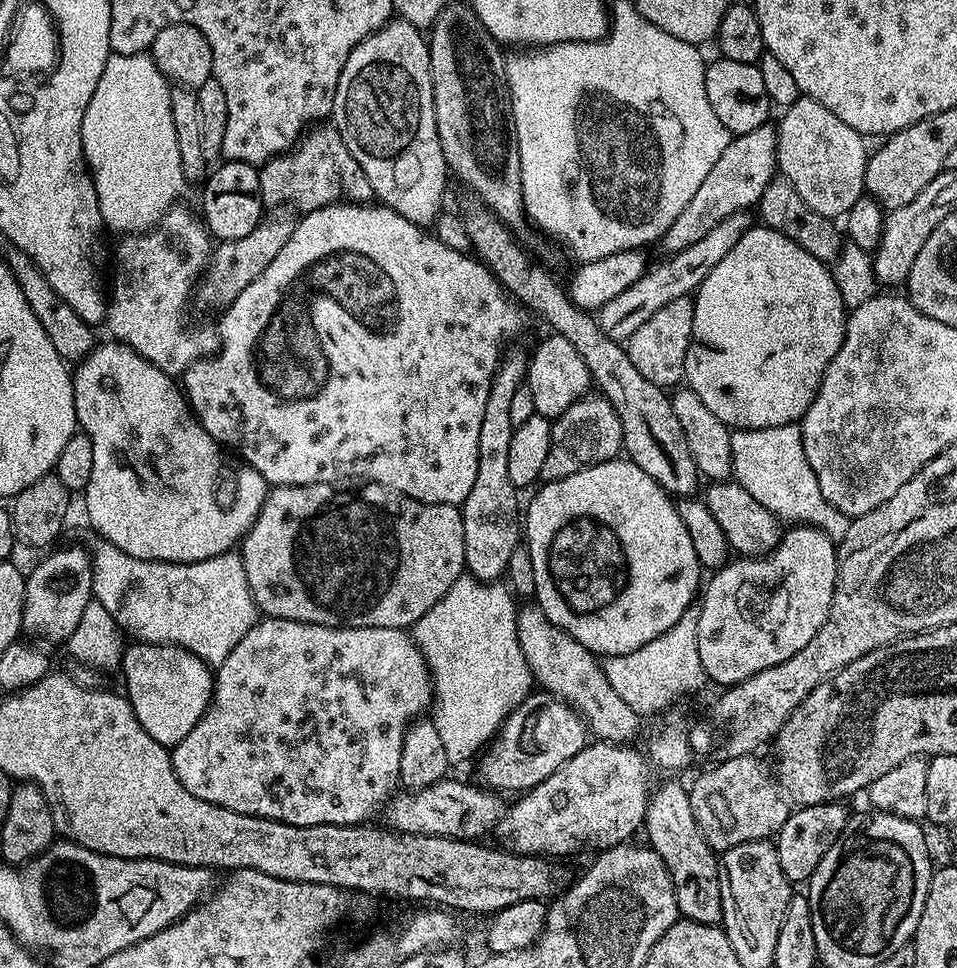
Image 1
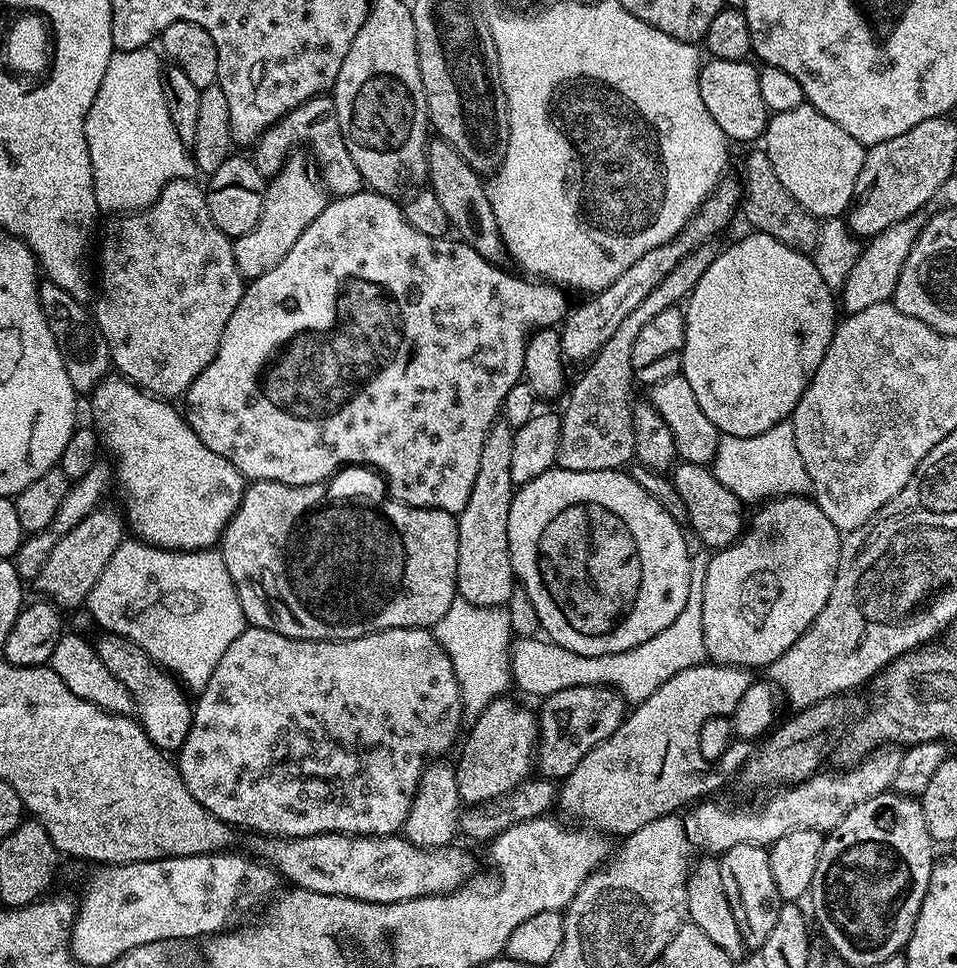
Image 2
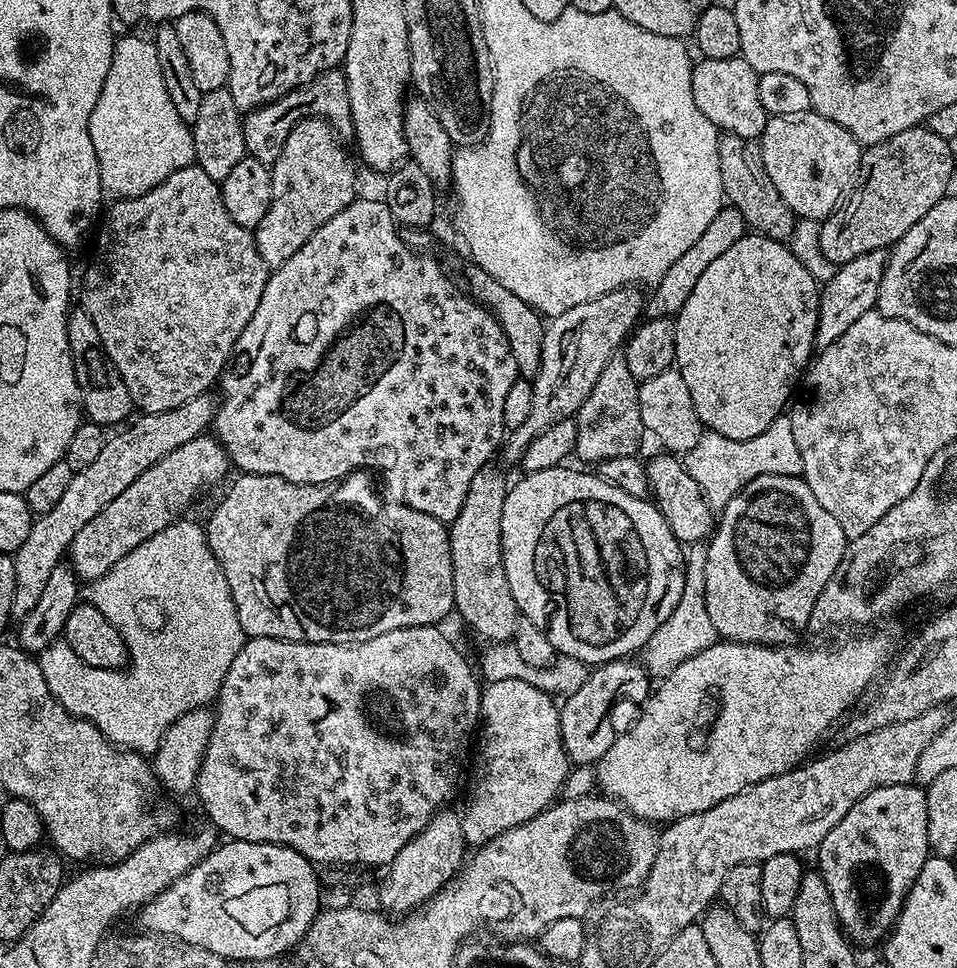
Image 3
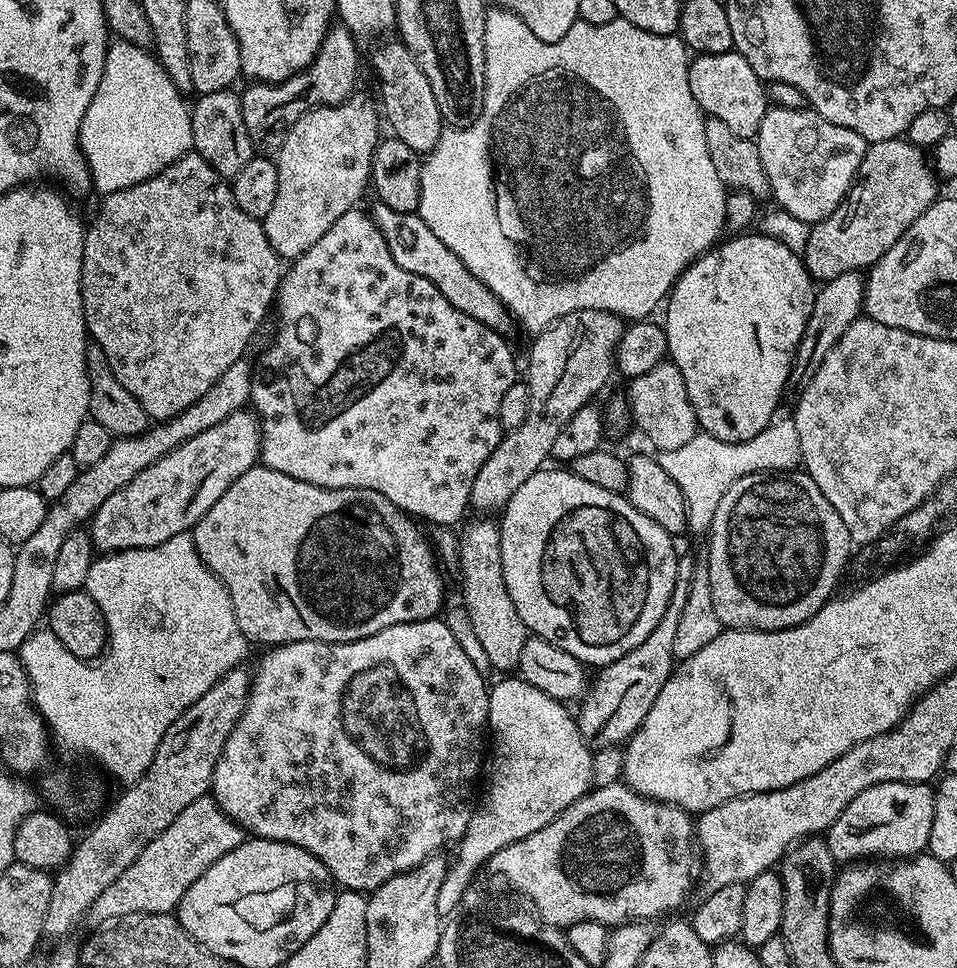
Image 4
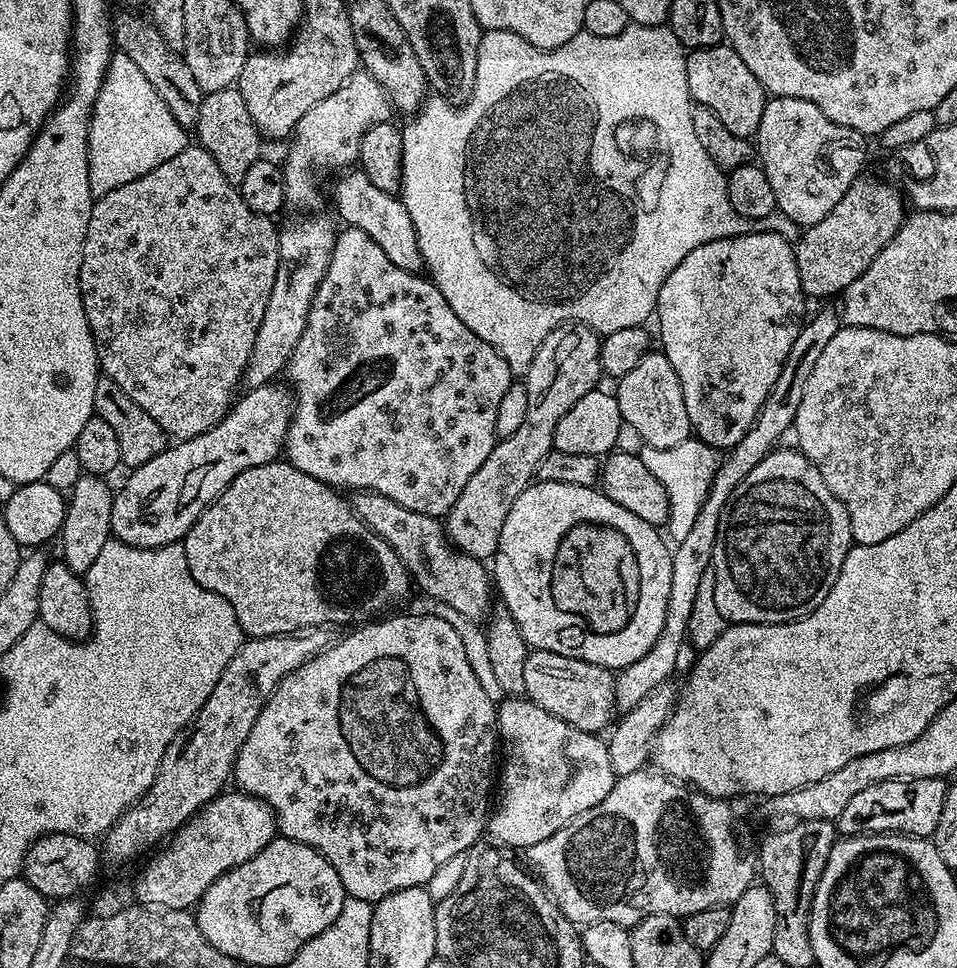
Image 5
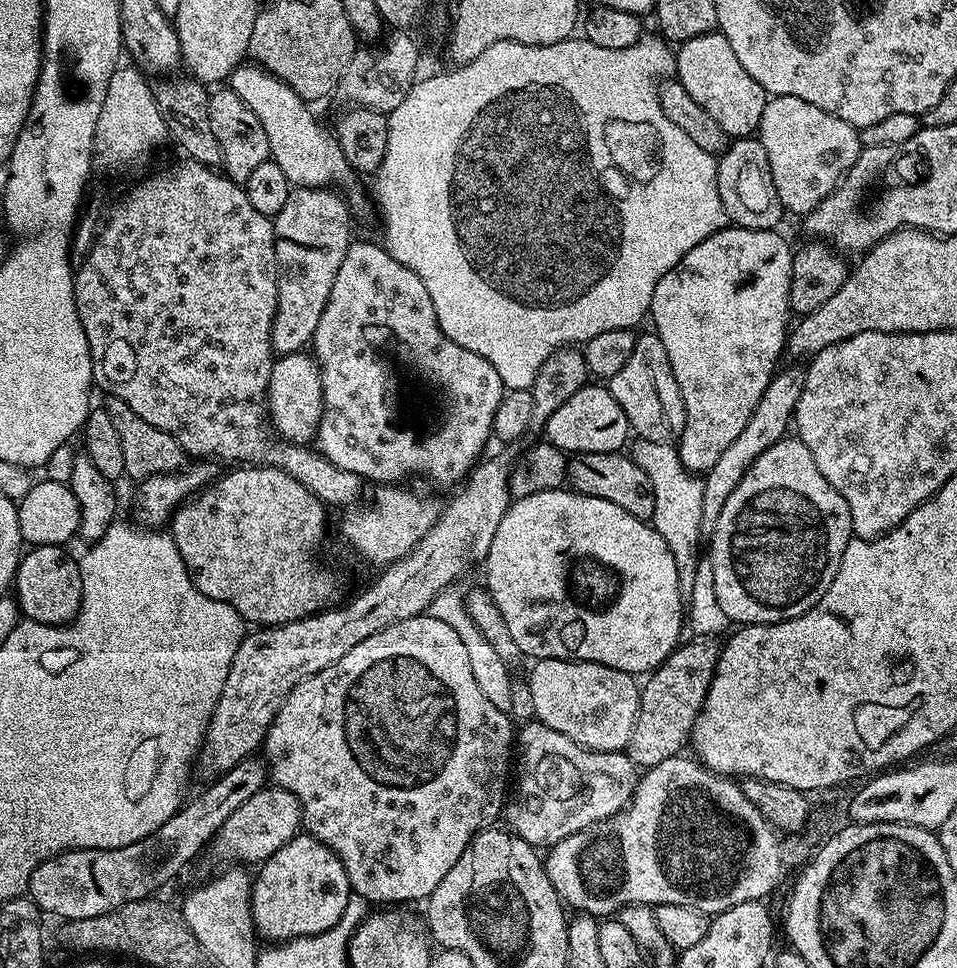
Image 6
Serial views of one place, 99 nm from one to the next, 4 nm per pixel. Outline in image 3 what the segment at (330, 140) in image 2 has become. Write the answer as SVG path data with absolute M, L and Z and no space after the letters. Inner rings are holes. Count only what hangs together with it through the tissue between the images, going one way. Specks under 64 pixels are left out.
M330 68L320 73L301 88L290 90L284 96L279 96L270 104L254 109L243 117L244 121L244 151L258 162L271 166L282 154L282 146L290 134L293 124L316 117L332 125L337 133L345 134L352 131L352 115L350 114L350 96L346 86L346 78L340 68Z

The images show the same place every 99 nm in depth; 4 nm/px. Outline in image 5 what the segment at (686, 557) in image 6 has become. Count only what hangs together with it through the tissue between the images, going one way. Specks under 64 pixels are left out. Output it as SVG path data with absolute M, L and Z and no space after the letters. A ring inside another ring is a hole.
M689 438L678 446L669 448L641 447L638 455L642 462L650 469L650 474L662 482L668 499L668 523L666 532L673 541L686 538L686 534L694 527L698 519L698 510L702 510L702 502L706 502L706 496L710 490L710 484L714 482L714 476L720 466L721 453L702 443L701 440Z

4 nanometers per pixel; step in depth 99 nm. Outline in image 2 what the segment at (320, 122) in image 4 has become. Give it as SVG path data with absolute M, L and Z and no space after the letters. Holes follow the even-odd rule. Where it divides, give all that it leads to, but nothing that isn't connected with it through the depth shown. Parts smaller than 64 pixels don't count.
M293 154L280 168L277 176L267 181L264 189L264 205L262 218L258 218L258 226L250 230L250 234L242 234L232 240L234 260L238 270L249 281L258 279L266 270L274 270L286 254L290 254L290 246L302 238L302 230L322 214L329 202L330 196L326 191L313 161L304 154Z

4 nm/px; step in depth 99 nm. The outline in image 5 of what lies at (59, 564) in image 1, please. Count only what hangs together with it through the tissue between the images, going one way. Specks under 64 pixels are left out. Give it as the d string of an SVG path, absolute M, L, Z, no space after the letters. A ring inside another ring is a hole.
M273 382L247 389L243 393L245 396L241 400L239 397L213 428L189 440L173 443L162 454L150 458L150 462L131 469L129 476L132 477L121 488L117 487L112 497L112 536L135 548L161 548L167 544L179 544L192 529L196 519L222 490L226 490L230 482L234 482L234 478L238 478L238 474L242 474L242 470L250 470L277 459L284 452L290 409L294 404L289 389L279 388L278 385Z

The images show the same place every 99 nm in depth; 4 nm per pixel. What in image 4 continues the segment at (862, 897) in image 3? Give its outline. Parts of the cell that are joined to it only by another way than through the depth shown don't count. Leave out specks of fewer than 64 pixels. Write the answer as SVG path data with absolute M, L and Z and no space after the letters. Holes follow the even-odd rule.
M882 782L878 786L870 786L870 790L862 790L842 814L832 823L826 833L826 839L832 855L837 858L860 858L865 852L865 857L880 858L887 852L908 852L904 854L920 854L928 847L930 838L930 826L934 826L934 802L935 791L928 784L907 784L906 782Z

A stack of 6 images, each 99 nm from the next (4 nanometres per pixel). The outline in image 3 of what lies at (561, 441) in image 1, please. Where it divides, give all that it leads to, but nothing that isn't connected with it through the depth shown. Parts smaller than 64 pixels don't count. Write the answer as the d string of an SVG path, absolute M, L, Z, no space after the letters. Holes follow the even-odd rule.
M731 206L720 208L718 214L714 214L710 226L706 226L705 232L698 237L698 242L694 242L694 246L690 246L682 258L677 258L670 265L670 270L666 270L666 274L662 274L662 278L651 289L652 296L650 292L645 299L643 315L650 320L675 318L682 306L686 306L686 298L690 298L694 285L698 283L698 278L702 278L702 273L708 269L710 262L714 262L721 254L726 254L726 250L730 250L730 246L734 246L734 242L741 240L744 235L746 225L740 211ZM617 354L606 362L602 374L598 374L598 382L594 382L594 390L582 402L576 411L575 422L578 426L575 459L585 460L588 466L597 466L606 459L626 458L640 452L640 443L646 440L642 410L638 410L638 381L630 374L630 366L626 366L626 358Z

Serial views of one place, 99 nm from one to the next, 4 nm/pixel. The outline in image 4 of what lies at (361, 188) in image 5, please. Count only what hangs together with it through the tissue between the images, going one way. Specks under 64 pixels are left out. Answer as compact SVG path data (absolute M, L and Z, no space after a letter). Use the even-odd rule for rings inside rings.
M376 202L370 208L370 218L376 226L382 238L386 238L386 246L402 266L402 270L410 270L410 274L418 274L418 278L426 278L436 289L458 310L462 310L470 318L485 324L487 328L503 329L503 324L510 320L510 313L493 292L489 292L479 280L475 279L463 264L434 238L430 226L422 222L422 218L416 212L399 212L390 210L390 206Z

